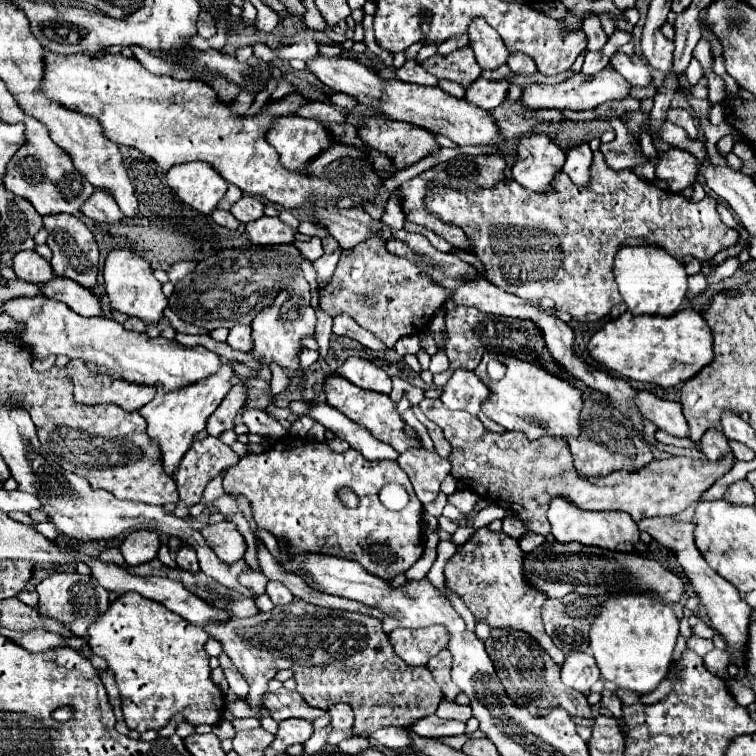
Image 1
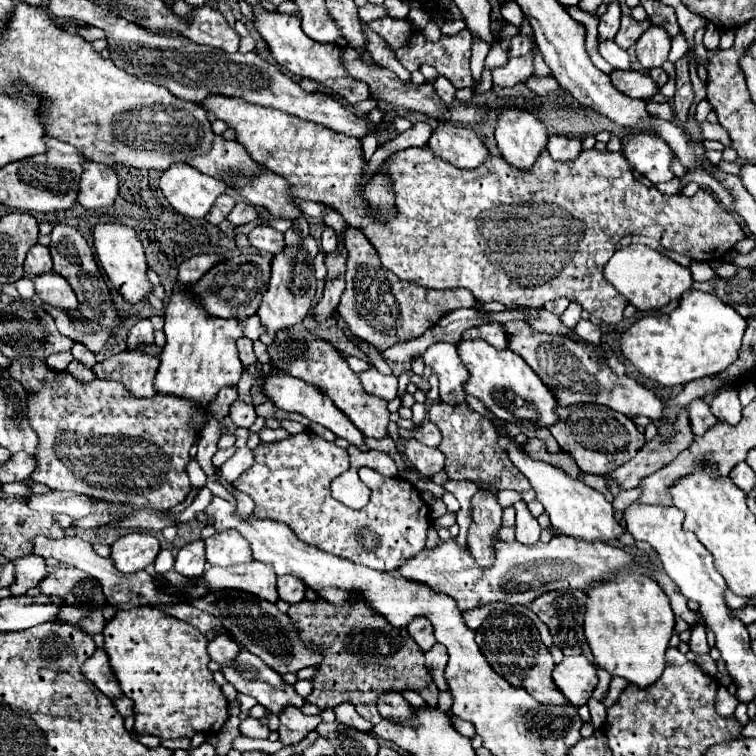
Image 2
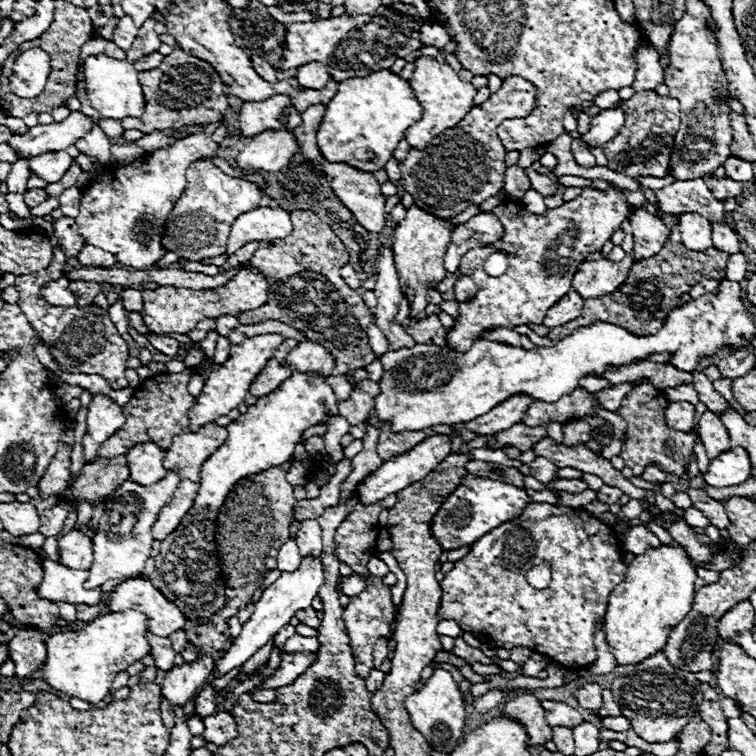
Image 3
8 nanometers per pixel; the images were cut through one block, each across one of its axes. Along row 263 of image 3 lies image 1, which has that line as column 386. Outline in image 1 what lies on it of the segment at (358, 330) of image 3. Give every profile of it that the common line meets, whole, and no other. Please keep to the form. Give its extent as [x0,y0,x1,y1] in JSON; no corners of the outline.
[320,238,448,348]

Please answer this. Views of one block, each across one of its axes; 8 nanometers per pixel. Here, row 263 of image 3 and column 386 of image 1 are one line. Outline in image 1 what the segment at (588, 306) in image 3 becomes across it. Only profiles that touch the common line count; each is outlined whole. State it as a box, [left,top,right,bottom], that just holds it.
[206,600,442,732]

